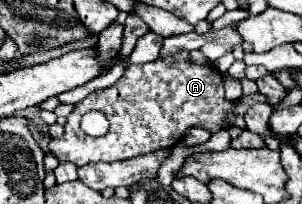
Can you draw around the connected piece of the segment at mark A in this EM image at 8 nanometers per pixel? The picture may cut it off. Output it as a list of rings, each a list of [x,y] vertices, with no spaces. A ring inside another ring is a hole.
[[[179,52],[179,54],[167,56],[167,58],[157,58],[149,64],[127,66],[125,74],[113,86],[91,92],[83,102],[75,104],[75,110],[71,112],[71,116],[67,118],[67,124],[63,126],[65,134],[57,140],[51,140],[49,150],[51,150],[51,154],[55,154],[59,158],[59,162],[73,162],[75,166],[85,166],[91,162],[121,162],[121,160],[129,160],[129,158],[135,158],[135,156],[141,156],[141,154],[147,154],[147,152],[153,152],[159,148],[175,146],[177,142],[181,142],[183,134],[193,126],[199,126],[211,134],[225,130],[225,128],[229,128],[231,114],[243,118],[247,114],[247,110],[255,104],[267,104],[267,98],[257,92],[257,94],[251,94],[251,100],[237,100],[237,102],[227,100],[223,94],[223,78],[221,78],[219,70],[215,66],[191,64],[189,52]],[[89,110],[101,110],[107,116],[111,128],[105,136],[93,138],[93,136],[87,136],[79,128],[83,114],[87,114]]]

